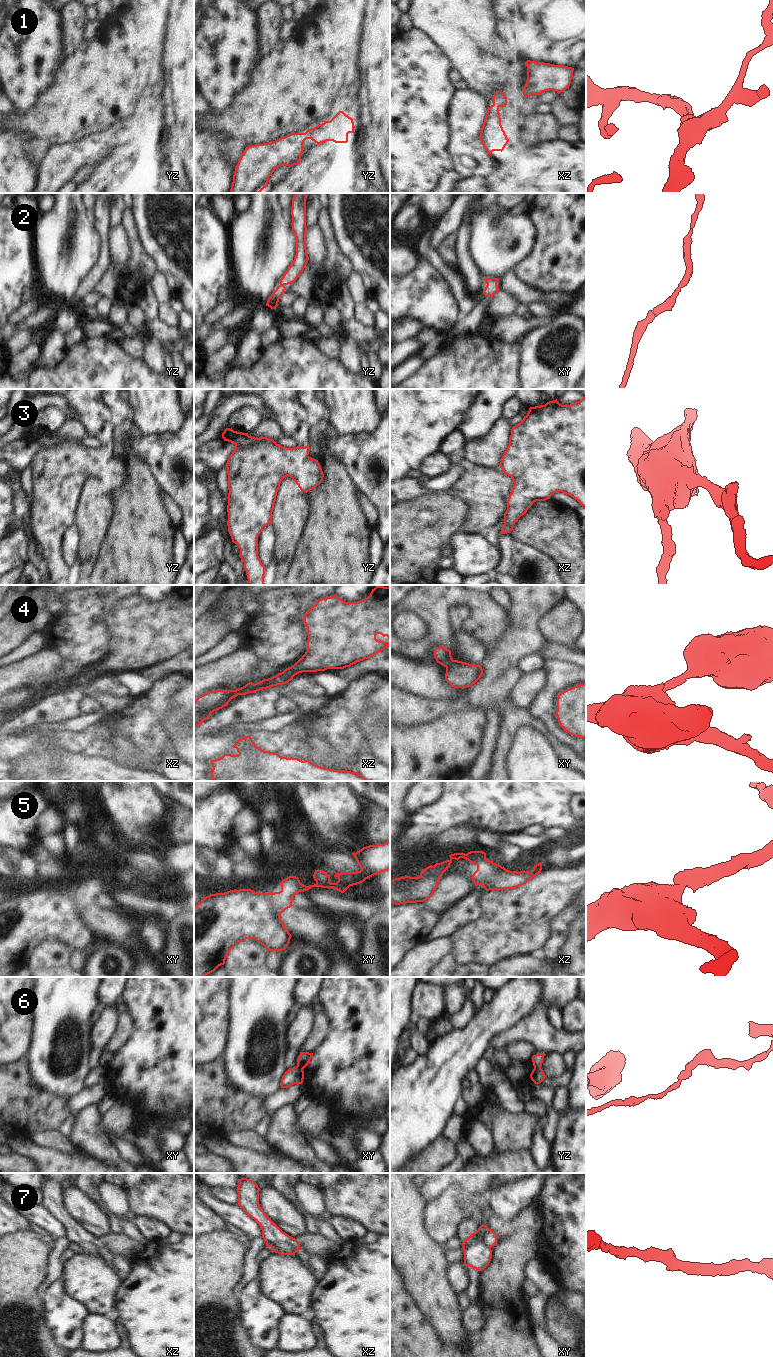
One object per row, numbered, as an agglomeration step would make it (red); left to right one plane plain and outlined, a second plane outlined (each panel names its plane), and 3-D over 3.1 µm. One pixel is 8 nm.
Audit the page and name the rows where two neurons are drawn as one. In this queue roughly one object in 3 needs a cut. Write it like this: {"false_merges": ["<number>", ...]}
{"false_merges": ["4", "6"]}

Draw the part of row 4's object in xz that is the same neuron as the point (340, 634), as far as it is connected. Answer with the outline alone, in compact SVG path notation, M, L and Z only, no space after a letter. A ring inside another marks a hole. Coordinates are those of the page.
M377 585L370 595L357 602L345 602L337 594L319 599L304 615L307 627L307 651L291 667L277 675L254 684L254 691L283 685L302 672L327 669L344 669L368 659L390 646L390 587ZM376 635L387 636L389 641L379 641Z

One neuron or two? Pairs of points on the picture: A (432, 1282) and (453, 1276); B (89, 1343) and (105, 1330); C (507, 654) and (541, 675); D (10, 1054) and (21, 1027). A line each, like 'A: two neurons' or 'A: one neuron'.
A: two neurons
B: one neuron
C: two neurons
D: one neuron

